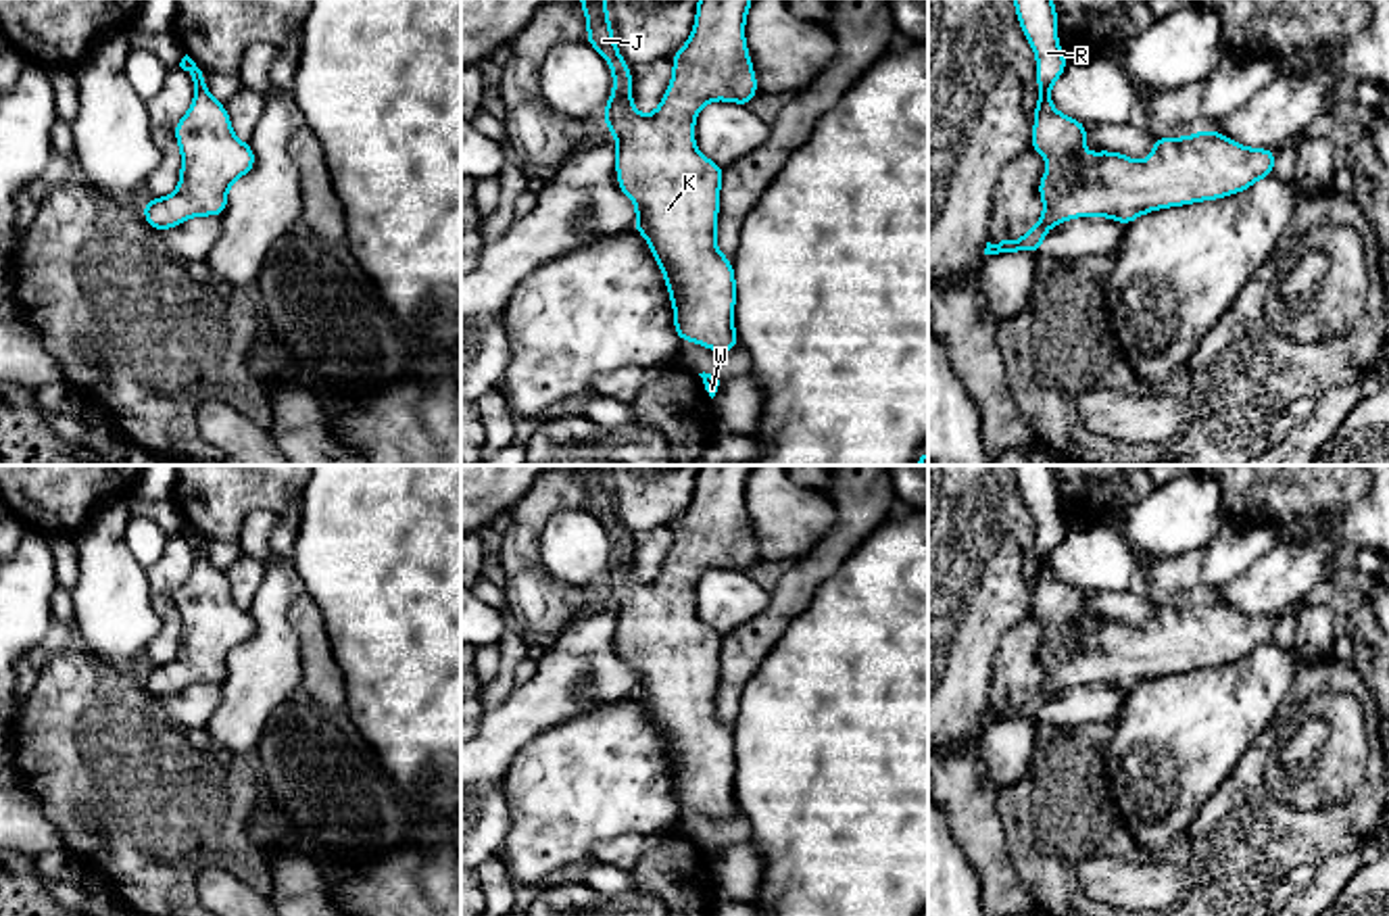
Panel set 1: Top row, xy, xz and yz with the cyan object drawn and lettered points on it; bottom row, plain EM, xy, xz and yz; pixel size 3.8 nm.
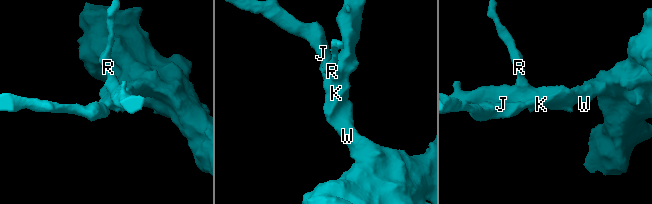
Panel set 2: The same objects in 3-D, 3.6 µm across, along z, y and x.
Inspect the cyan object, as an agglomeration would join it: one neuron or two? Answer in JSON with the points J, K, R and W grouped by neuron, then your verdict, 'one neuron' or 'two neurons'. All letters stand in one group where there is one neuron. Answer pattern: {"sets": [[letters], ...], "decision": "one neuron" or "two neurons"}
{"sets": [["J", "K", "R", "W"]], "decision": "one neuron"}

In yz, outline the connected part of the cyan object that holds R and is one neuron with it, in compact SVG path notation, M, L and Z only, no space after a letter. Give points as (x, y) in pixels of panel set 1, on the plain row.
M1012 465L1020 495L1037 522L1037 555L1034 595L1030 618L1037 618L1047 628L1047 641L1041 645L1037 659L1043 666L1041 686L1020 705L986 709L984 722L999 720L1037 720L1043 716L1045 701L1074 684L1112 684L1128 693L1139 682L1168 674L1185 674L1199 668L1218 668L1251 655L1258 647L1274 641L1276 618L1245 616L1239 609L1214 597L1199 597L1185 605L1153 603L1153 618L1145 630L1132 628L1122 620L1101 618L1076 624L1087 616L1087 593L1074 584L1062 582L1051 572L1051 553L1068 534L1057 511L1057 478L1051 465Z

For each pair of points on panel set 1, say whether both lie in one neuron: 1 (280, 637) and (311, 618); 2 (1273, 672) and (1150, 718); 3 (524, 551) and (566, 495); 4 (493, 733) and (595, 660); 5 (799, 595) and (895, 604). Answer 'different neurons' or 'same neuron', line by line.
1: different neurons
2: same neuron
3: same neuron
4: same neuron
5: different neurons

